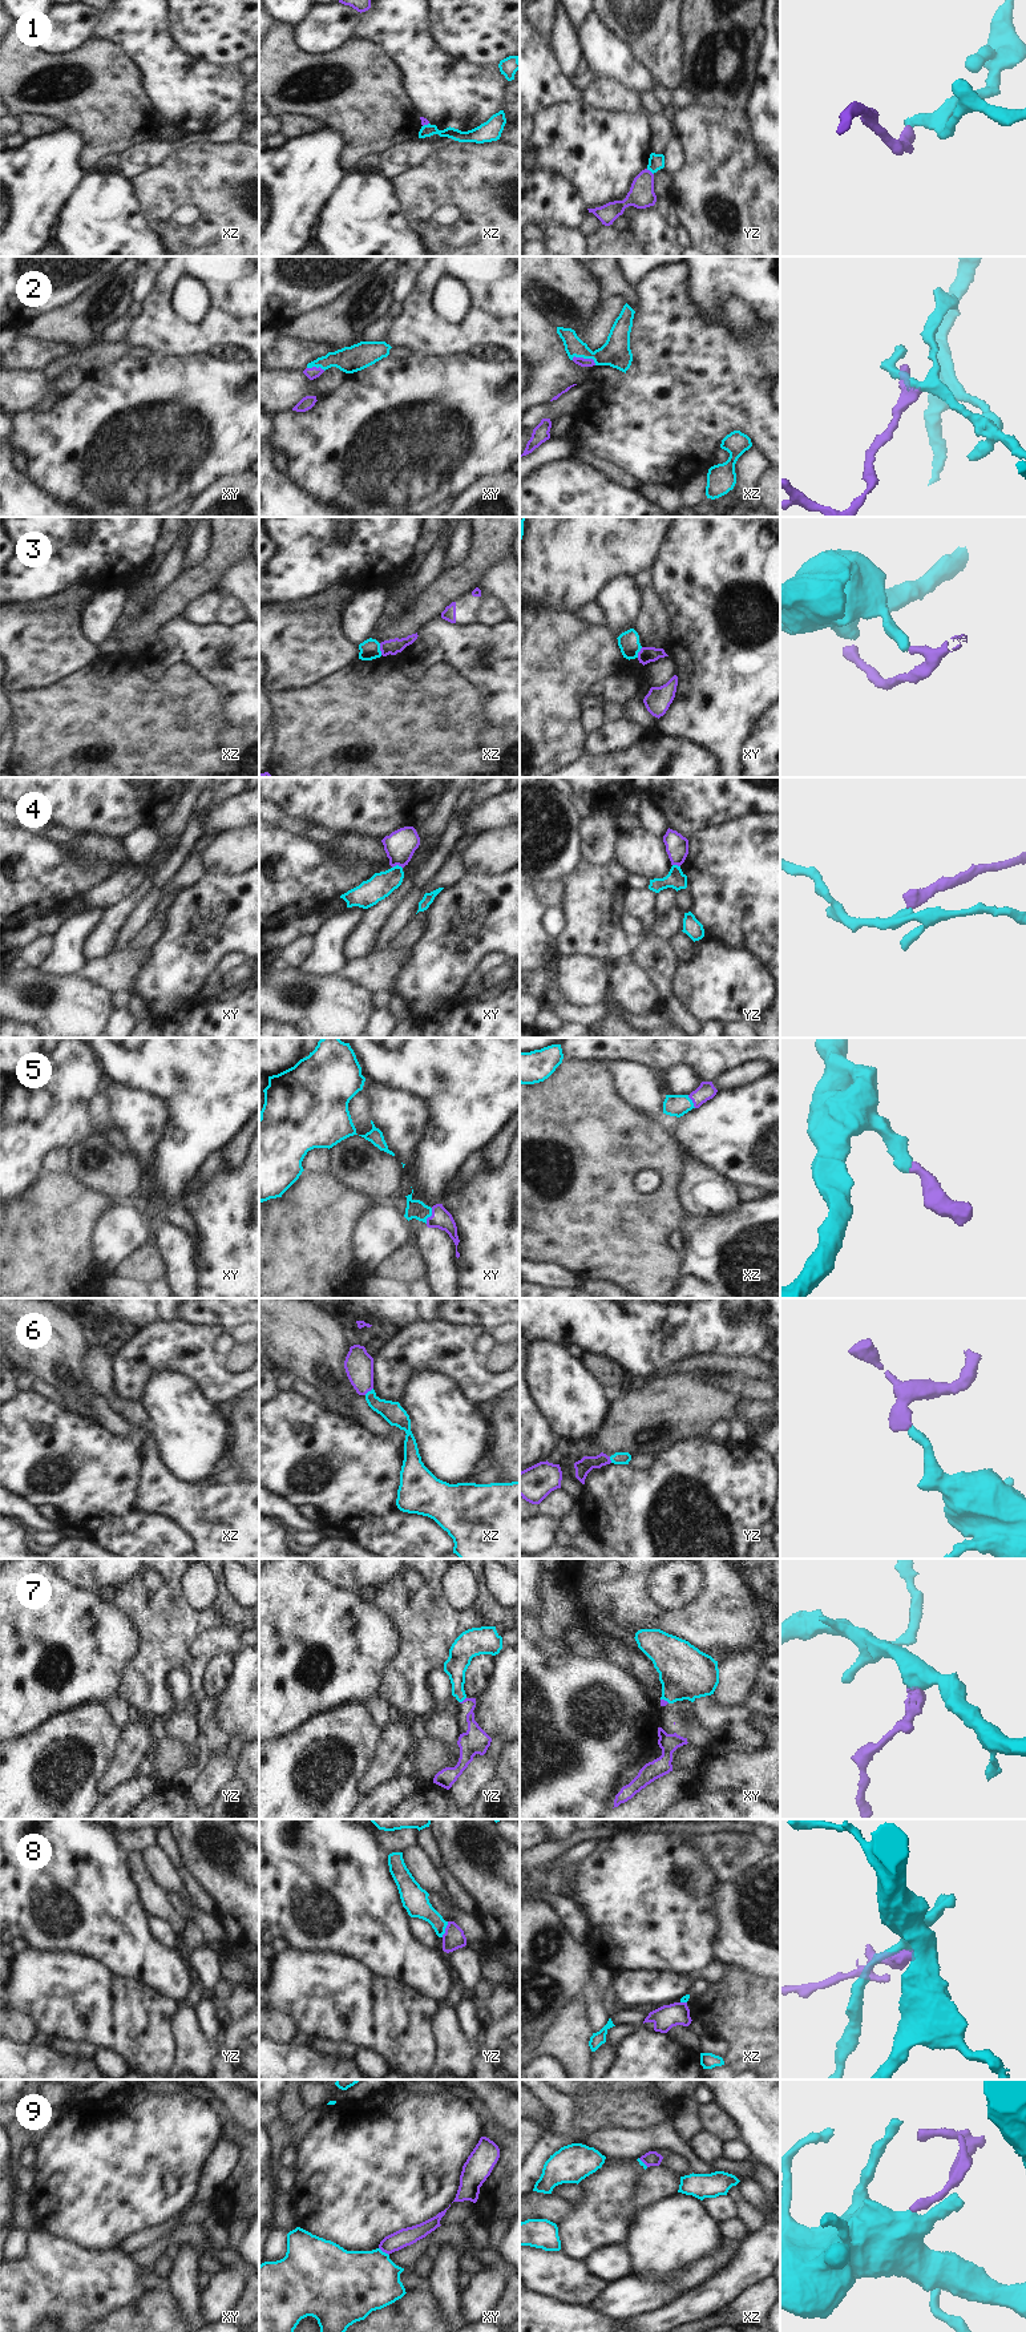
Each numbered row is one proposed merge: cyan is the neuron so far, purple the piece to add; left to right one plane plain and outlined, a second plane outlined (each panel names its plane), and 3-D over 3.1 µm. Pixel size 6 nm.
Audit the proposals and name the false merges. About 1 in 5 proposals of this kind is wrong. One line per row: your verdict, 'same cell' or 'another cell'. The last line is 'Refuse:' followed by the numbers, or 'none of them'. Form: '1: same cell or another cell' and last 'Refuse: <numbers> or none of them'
1: another cell
2: same cell
3: another cell
4: another cell
5: same cell
6: same cell
7: same cell
8: another cell
9: another cell
Refuse: 1, 3, 4, 8, 9

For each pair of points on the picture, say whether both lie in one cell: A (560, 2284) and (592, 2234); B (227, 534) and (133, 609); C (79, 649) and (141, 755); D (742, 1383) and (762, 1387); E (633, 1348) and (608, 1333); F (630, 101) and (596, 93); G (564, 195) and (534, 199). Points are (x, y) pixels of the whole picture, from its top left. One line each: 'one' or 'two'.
A: two
B: two
C: two
D: one
E: one
F: one
G: one

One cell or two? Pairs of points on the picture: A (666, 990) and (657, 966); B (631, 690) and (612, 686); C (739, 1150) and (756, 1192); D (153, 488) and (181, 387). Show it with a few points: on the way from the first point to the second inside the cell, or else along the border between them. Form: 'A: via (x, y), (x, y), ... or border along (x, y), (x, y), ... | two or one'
A: via (665, 985), (661, 971) | one
B: via (626, 687), (617, 687) | one
C: border along (735, 1184), (751, 1184), (766, 1189) | two
D: via (176, 464), (180, 457), (161, 429), (177, 412) | one

